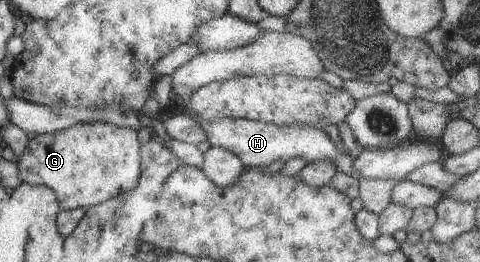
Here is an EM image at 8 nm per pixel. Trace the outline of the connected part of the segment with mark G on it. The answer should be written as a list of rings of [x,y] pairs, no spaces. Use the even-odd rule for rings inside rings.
[[[108,122],[76,123],[70,128],[37,135],[28,142],[22,156],[17,159],[17,165],[23,182],[47,186],[54,190],[60,209],[70,210],[80,207],[87,209],[114,195],[128,192],[139,183],[141,175],[140,147],[138,131],[134,128],[114,126]]]

